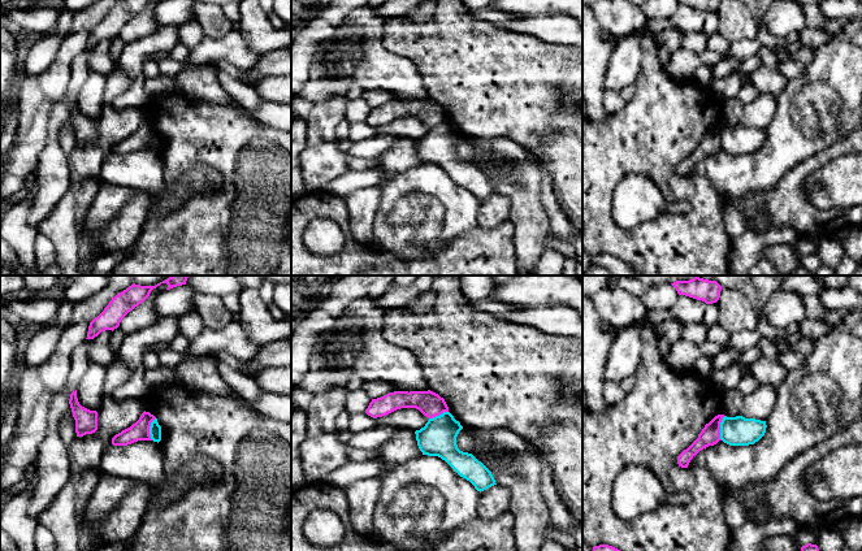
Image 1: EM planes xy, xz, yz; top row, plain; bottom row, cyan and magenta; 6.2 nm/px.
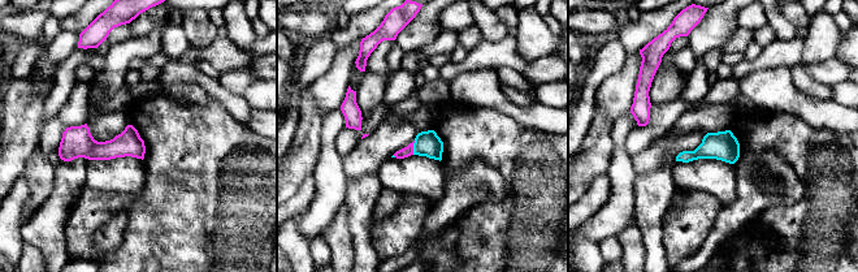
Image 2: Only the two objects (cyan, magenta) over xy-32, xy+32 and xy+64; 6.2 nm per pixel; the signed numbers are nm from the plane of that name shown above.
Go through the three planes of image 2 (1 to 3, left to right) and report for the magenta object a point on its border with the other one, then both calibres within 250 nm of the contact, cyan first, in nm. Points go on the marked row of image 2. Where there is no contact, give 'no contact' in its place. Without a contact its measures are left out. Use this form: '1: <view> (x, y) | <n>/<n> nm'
1: no contact
2: xy+32 (414, 147) | 160/70 nm
3: no contact

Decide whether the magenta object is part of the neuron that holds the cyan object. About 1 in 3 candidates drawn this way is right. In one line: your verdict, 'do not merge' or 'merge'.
do not merge

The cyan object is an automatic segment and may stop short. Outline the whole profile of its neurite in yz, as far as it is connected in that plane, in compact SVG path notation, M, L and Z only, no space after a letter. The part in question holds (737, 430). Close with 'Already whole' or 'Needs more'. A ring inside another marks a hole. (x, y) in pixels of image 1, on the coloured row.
M724 416L720 422L720 439L729 446L754 444L764 435L766 428L766 421Z. Already whole

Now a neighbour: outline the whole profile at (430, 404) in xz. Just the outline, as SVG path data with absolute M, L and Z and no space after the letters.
M394 391L372 399L365 413L373 418L386 416L400 408L416 408L428 418L449 412L443 398L428 391Z

